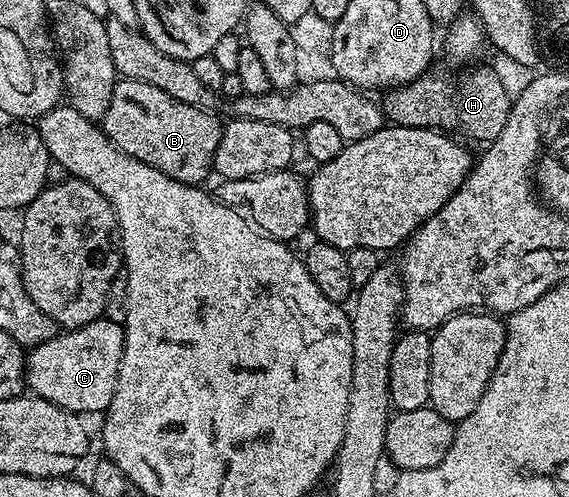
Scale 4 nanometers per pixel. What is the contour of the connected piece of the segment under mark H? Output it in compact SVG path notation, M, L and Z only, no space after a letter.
M480 67L477 71L469 73L465 79L456 80L454 76L447 75L444 71L429 70L427 73L419 75L414 81L403 83L400 87L391 88L388 95L382 99L384 117L389 124L398 127L430 127L433 129L452 129L457 127L460 131L465 131L472 139L477 139L480 145L487 145L502 133L502 128L506 126L506 119L510 117L513 96L508 95L508 87L491 71L488 67Z

